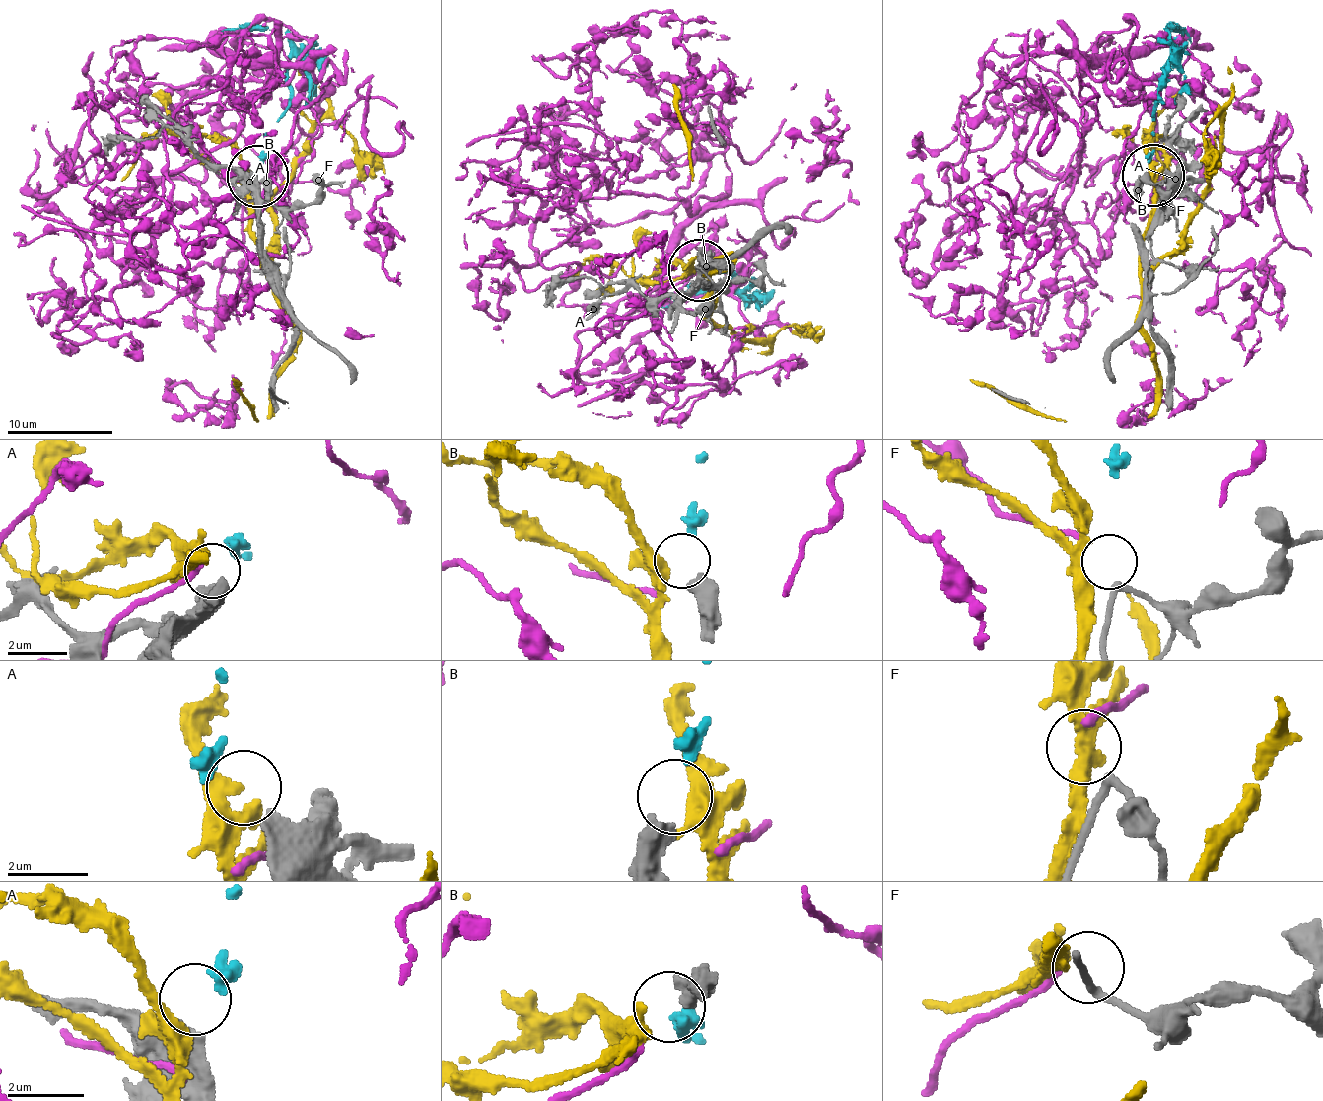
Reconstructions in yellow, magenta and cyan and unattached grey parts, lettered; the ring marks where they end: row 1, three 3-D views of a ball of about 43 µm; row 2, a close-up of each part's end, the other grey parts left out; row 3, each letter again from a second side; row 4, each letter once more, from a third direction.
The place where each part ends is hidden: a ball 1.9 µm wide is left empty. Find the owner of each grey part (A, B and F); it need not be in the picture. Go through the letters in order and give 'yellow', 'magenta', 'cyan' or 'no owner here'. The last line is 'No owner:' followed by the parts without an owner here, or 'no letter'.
A: no owner here
B: cyan
F: magenta
No owner: A

